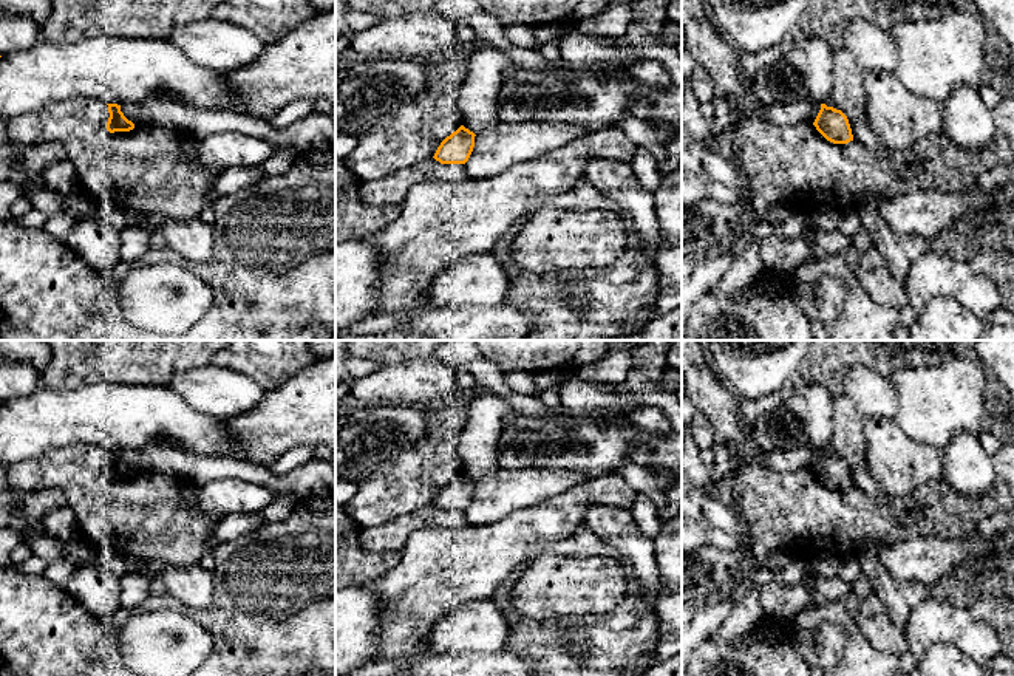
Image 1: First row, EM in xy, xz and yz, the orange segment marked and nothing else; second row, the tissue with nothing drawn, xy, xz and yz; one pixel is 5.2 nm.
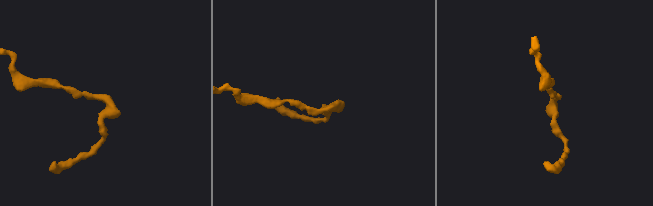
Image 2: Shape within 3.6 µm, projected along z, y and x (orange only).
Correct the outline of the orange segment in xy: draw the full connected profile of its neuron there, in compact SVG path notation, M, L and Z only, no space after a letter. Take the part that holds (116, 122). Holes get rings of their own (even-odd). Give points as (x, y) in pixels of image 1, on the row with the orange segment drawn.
M107 104L108 105L108 122L107 122L107 130L110 133L114 131L130 131L134 128L134 124L128 121L124 113L121 111L121 105L117 104Z

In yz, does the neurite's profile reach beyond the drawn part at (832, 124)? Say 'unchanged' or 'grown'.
unchanged

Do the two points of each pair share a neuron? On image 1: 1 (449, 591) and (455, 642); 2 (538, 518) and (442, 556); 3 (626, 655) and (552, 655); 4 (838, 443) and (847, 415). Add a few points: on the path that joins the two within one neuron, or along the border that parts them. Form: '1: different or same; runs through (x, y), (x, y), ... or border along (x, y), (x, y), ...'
1: different; border along (486, 599), (452, 607), (432, 627), (427, 636)
2: same; runs through (515, 539), (486, 556), (466, 556)
3: same; runs through (608, 647), (571, 647)
4: same; runs through (844, 437), (847, 433), (847, 421)

